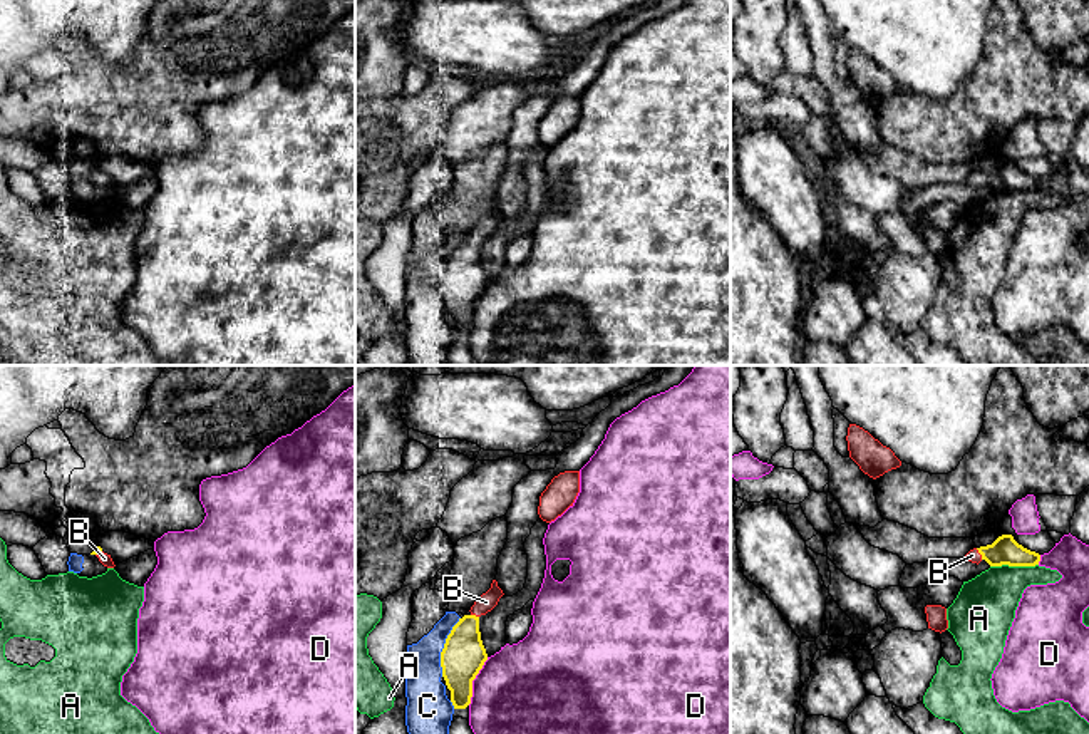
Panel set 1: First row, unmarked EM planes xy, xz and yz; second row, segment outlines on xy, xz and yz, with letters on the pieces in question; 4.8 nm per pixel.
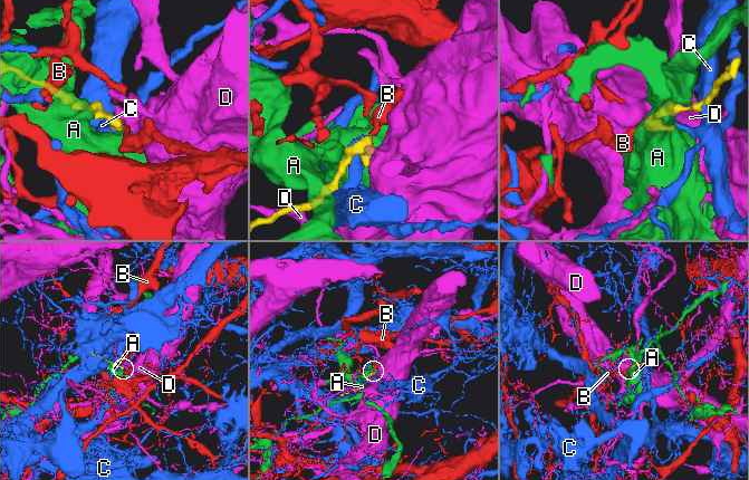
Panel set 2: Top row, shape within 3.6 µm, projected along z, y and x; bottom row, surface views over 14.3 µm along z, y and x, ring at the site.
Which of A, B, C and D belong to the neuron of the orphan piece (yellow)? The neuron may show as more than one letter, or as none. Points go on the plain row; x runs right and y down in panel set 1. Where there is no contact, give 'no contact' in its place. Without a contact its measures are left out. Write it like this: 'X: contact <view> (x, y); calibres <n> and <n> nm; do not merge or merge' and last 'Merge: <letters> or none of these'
A: contact yz (1014, 190); calibres 140 and 300 nm; do not merge
B: contact yz (979, 176); calibres 140 and 60 nm; merge
C: contact xz (444, 272); calibres 200 and 190 nm; do not merge
D: contact xz (473, 304); calibres 200 and 480 nm; do not merge
Merge: B

